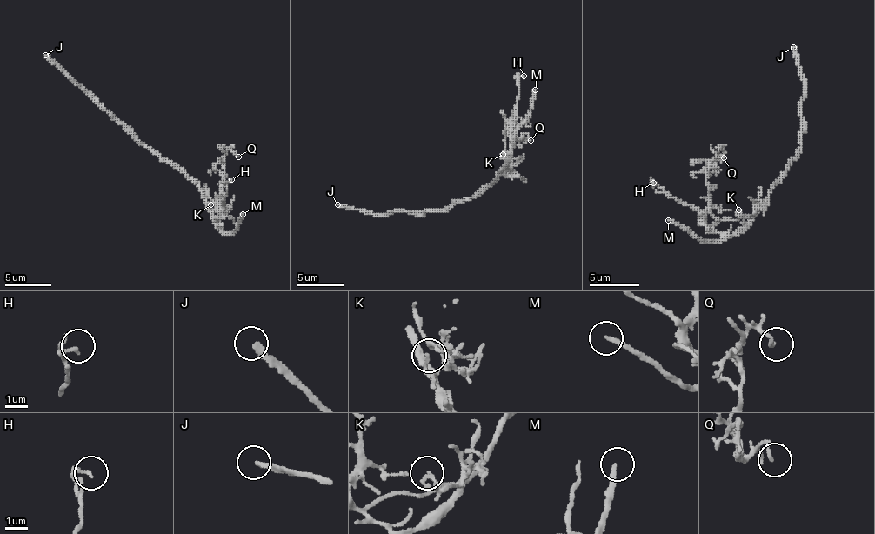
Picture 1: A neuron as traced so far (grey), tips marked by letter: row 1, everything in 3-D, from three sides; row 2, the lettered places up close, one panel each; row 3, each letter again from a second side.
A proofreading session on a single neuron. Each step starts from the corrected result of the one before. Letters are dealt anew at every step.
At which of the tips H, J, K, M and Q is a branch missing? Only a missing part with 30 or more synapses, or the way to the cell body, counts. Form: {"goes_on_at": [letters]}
{"goes_on_at": ["J", "M"]}

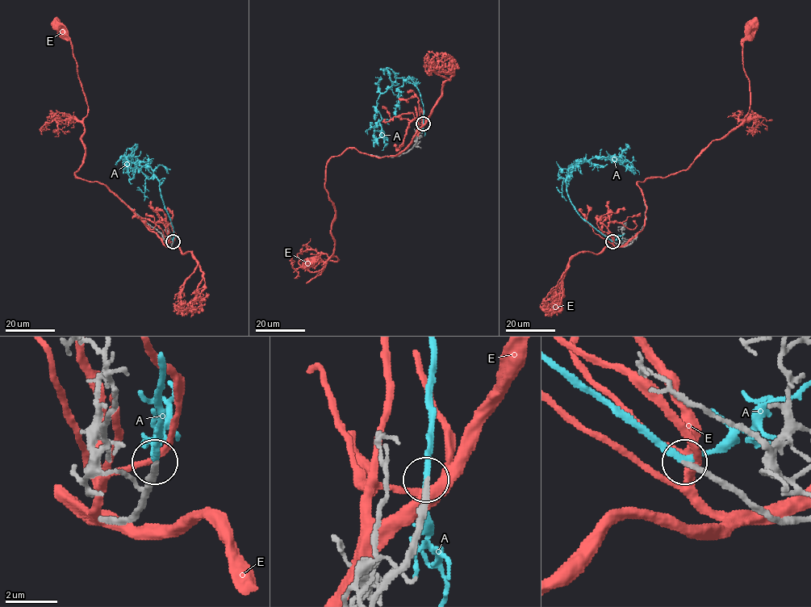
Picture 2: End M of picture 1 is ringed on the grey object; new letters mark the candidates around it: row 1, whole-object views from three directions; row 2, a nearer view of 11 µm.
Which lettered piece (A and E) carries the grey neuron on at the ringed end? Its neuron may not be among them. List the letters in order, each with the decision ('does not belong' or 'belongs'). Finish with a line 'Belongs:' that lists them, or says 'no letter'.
A: belongs
E: does not belong
Belongs: A

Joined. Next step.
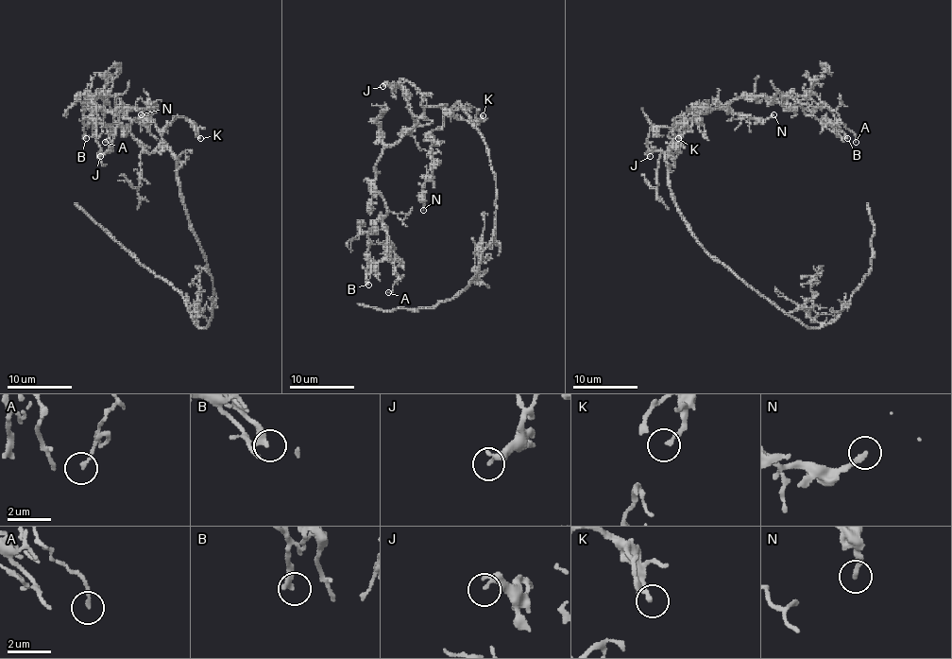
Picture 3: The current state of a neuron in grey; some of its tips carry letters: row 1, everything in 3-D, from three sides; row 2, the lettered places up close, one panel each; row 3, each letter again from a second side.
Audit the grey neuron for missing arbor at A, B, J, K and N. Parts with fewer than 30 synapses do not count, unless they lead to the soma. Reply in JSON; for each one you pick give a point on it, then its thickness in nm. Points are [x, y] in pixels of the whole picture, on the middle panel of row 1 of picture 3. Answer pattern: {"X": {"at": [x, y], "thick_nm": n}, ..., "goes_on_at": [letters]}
{"goes_on_at": []}

